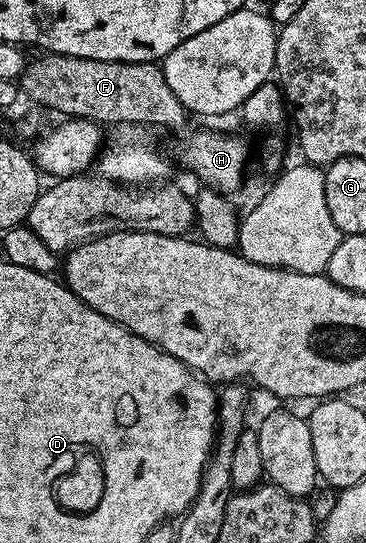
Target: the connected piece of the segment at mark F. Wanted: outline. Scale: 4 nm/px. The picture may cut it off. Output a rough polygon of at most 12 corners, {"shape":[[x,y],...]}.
{"shape":[[53,53],[20,91],[99,125],[178,131],[188,112],[158,63]]}

